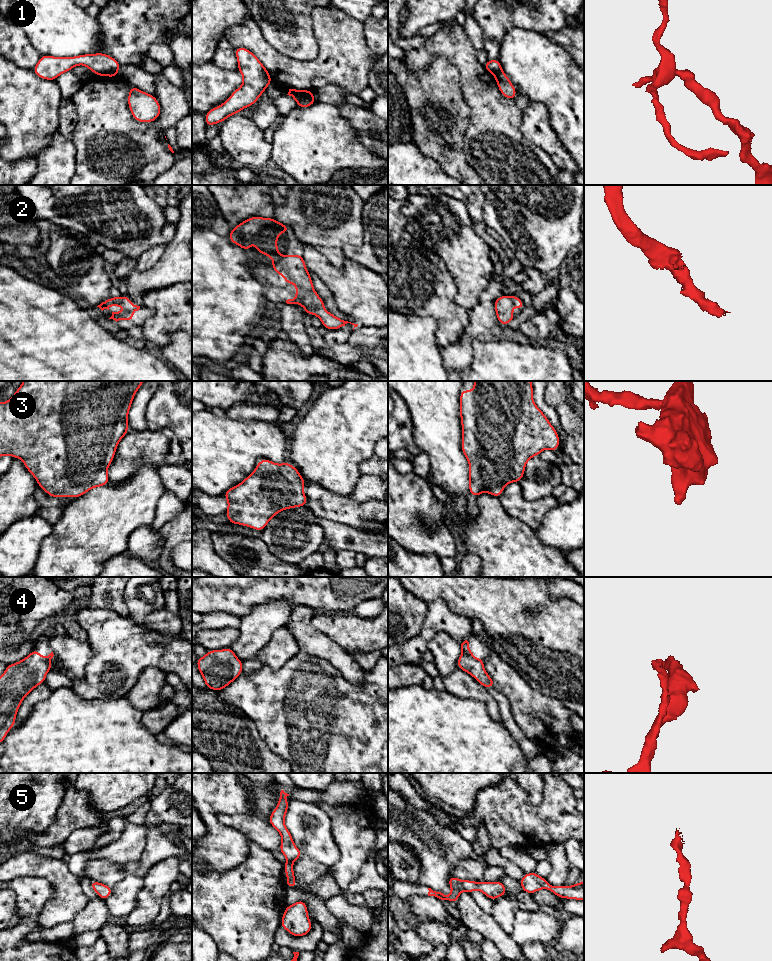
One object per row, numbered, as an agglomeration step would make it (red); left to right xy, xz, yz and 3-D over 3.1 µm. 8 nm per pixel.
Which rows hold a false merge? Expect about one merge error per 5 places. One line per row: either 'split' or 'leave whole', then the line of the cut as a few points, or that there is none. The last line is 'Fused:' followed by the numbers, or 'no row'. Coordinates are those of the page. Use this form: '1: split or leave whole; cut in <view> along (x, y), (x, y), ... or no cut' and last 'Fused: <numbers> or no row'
1: leave whole; no cut
2: leave whole; no cut
3: leave whole; no cut
4: leave whole; no cut
5: leave whole; no cut
Fused: no row

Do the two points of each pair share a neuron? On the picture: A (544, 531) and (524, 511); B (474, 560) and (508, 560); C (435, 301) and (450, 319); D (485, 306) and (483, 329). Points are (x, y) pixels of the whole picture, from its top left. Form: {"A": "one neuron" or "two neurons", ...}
{"A": "two neurons", "B": "two neurons", "C": "one neuron", "D": "one neuron"}

